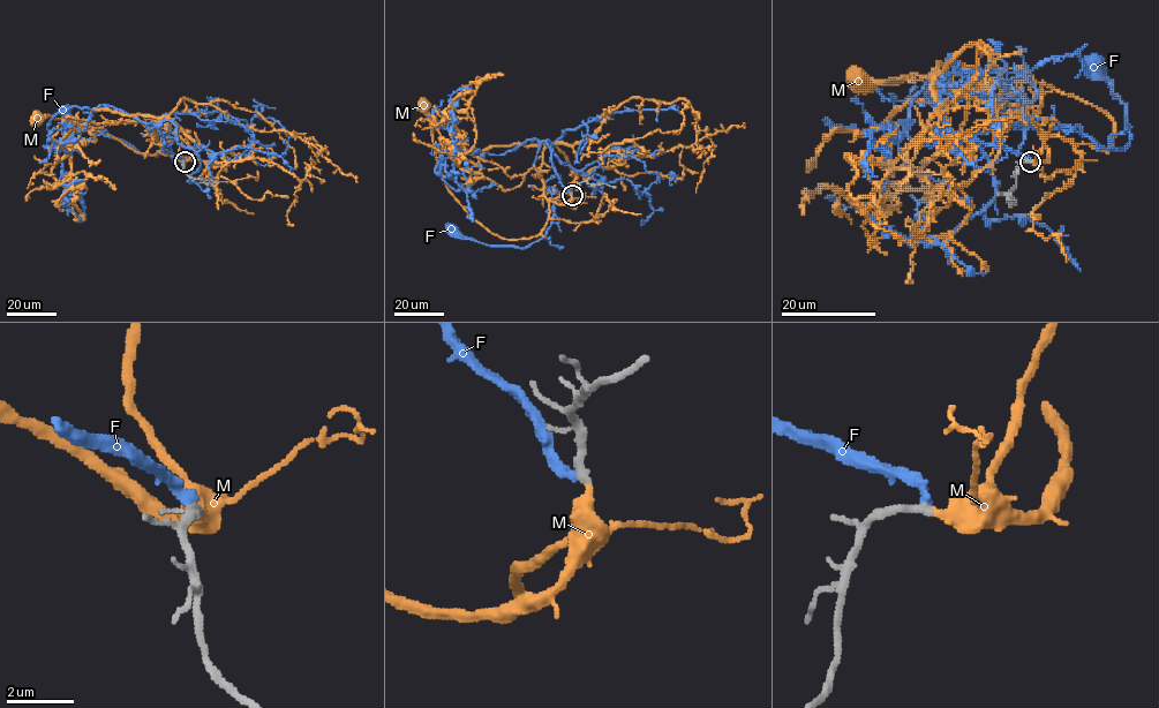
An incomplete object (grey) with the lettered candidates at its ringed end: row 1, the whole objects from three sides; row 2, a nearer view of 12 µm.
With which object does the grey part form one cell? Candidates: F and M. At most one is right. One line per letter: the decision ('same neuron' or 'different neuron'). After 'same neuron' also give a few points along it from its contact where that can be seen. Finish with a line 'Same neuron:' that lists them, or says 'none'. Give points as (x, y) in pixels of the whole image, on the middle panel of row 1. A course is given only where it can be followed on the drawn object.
F: different neuron
M: same neuron; course (571, 195), (566, 204), (549, 201), (548, 220), (535, 236), (493, 233), (446, 187), (430, 115), (421, 105)
Same neuron: M

